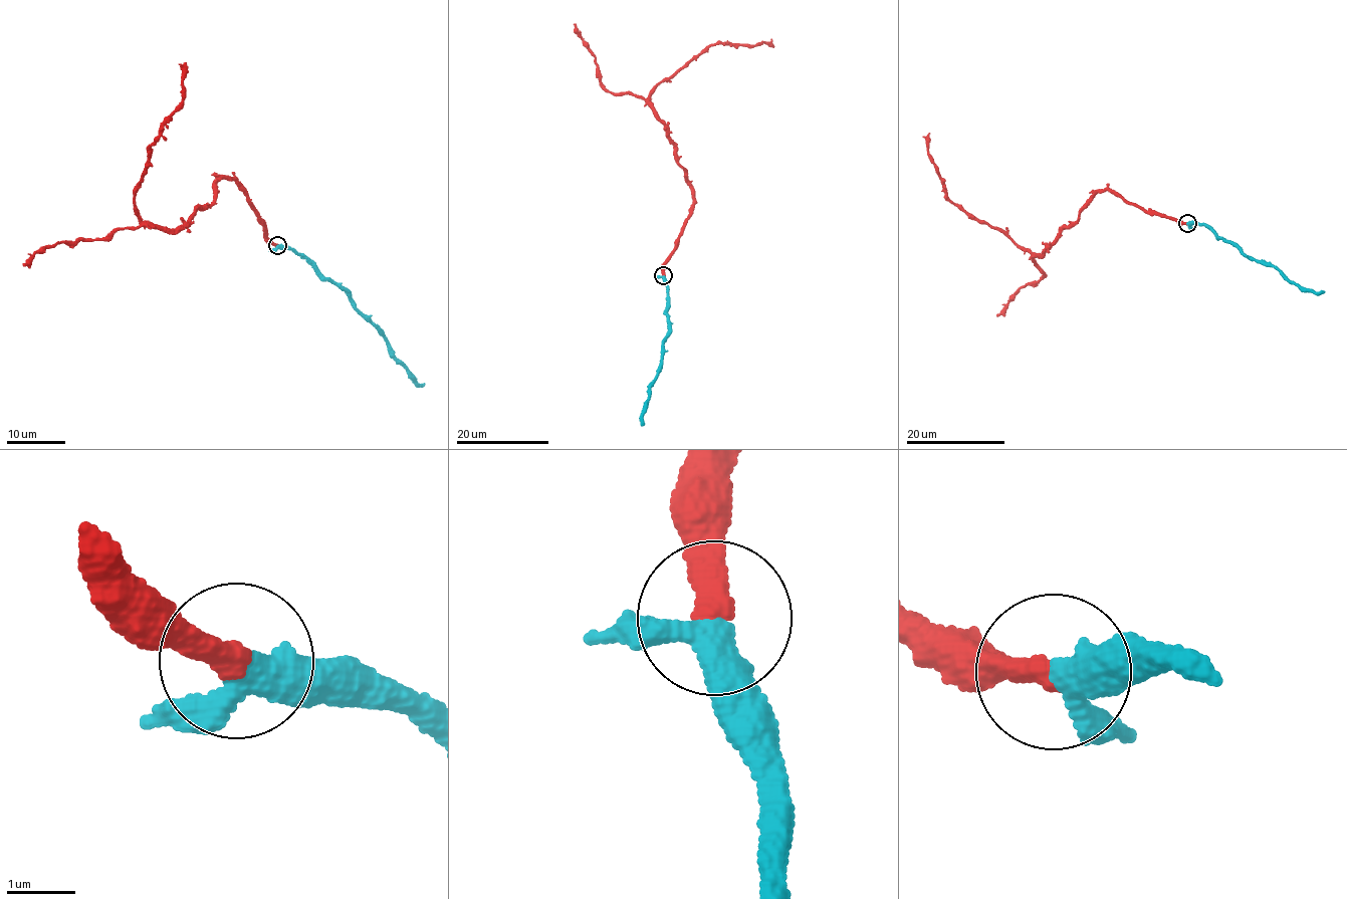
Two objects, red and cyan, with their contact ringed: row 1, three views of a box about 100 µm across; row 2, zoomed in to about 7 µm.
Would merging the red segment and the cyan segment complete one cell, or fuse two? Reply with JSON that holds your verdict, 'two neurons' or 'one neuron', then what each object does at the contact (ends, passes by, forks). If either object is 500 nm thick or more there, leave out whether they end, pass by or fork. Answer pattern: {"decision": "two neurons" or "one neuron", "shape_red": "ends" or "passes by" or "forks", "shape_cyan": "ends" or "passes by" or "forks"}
{"decision": "one neuron", "shape_red": "ends", "shape_cyan": "passes by"}

